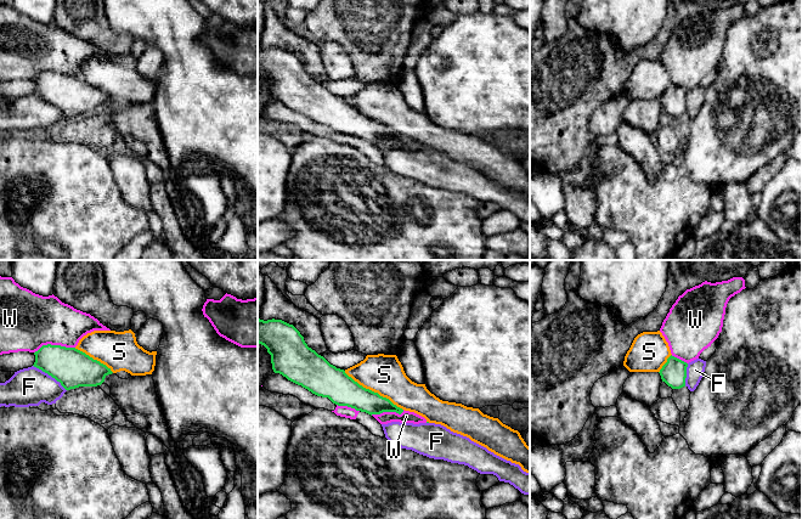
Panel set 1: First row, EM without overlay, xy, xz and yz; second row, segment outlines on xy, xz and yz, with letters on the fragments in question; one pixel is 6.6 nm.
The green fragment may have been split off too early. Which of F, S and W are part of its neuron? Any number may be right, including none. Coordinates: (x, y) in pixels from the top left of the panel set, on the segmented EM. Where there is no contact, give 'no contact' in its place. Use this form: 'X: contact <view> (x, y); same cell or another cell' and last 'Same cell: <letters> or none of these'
F: contact xy (50, 374); another cell
S: contact xz (373, 391); same cell
W: contact xy (54, 345); another cell
Same cell: S

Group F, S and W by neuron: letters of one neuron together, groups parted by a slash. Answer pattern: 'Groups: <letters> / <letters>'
Groups: F / S / W

